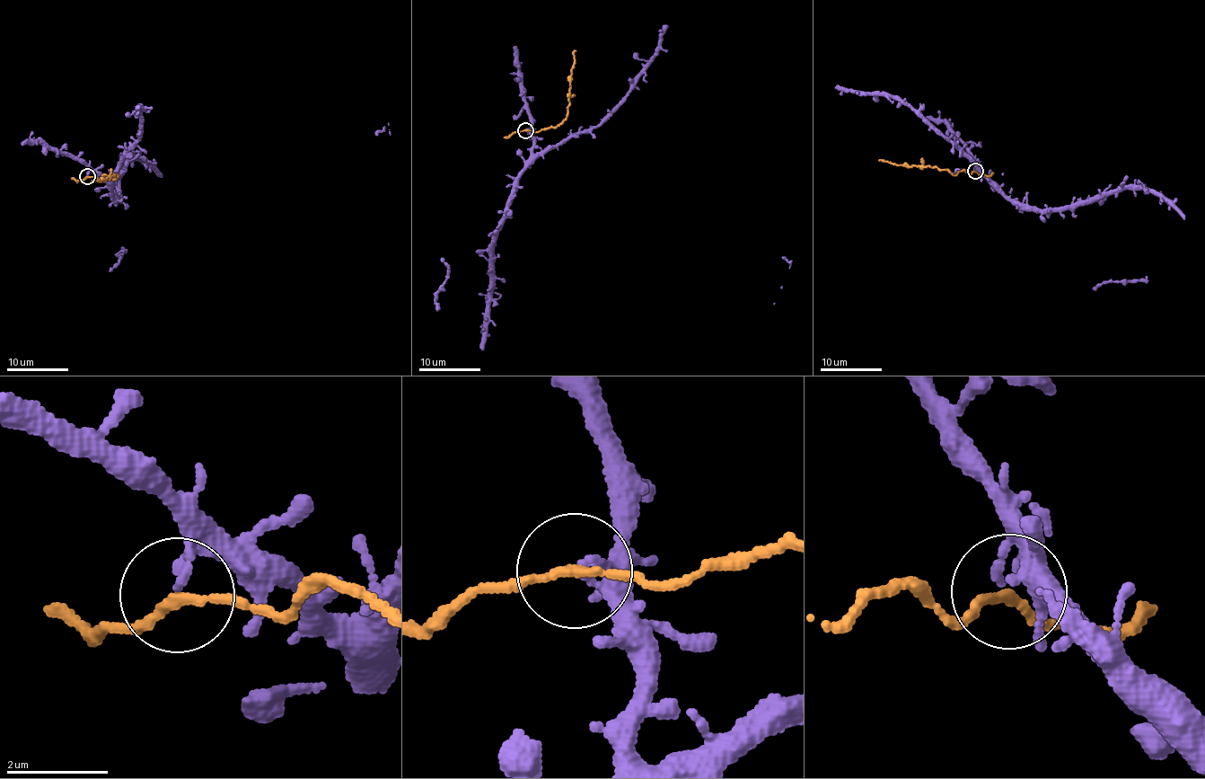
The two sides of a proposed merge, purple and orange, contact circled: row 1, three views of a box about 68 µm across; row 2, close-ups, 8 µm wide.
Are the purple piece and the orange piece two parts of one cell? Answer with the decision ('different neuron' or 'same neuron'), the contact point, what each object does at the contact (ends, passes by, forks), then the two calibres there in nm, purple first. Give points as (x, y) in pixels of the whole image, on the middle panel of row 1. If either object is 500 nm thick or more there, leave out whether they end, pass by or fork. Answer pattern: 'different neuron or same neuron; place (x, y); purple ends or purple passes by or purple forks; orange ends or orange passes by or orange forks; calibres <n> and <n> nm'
different neuron; place (525, 130); purple ends; orange passes by; calibres 150 and 160 nm

